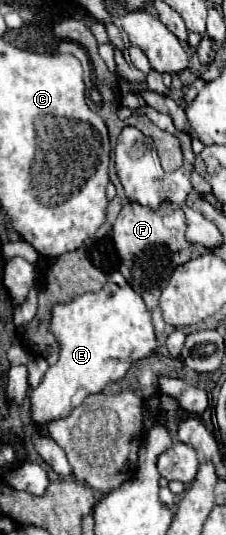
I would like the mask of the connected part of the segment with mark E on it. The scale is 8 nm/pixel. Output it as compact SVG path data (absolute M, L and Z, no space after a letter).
M107 283L97 293L79 295L69 303L55 303L51 307L49 333L55 335L61 357L49 367L41 385L31 391L31 419L41 427L51 419L69 415L87 395L101 393L105 385L123 379L133 361L157 351L151 311L131 285Z

